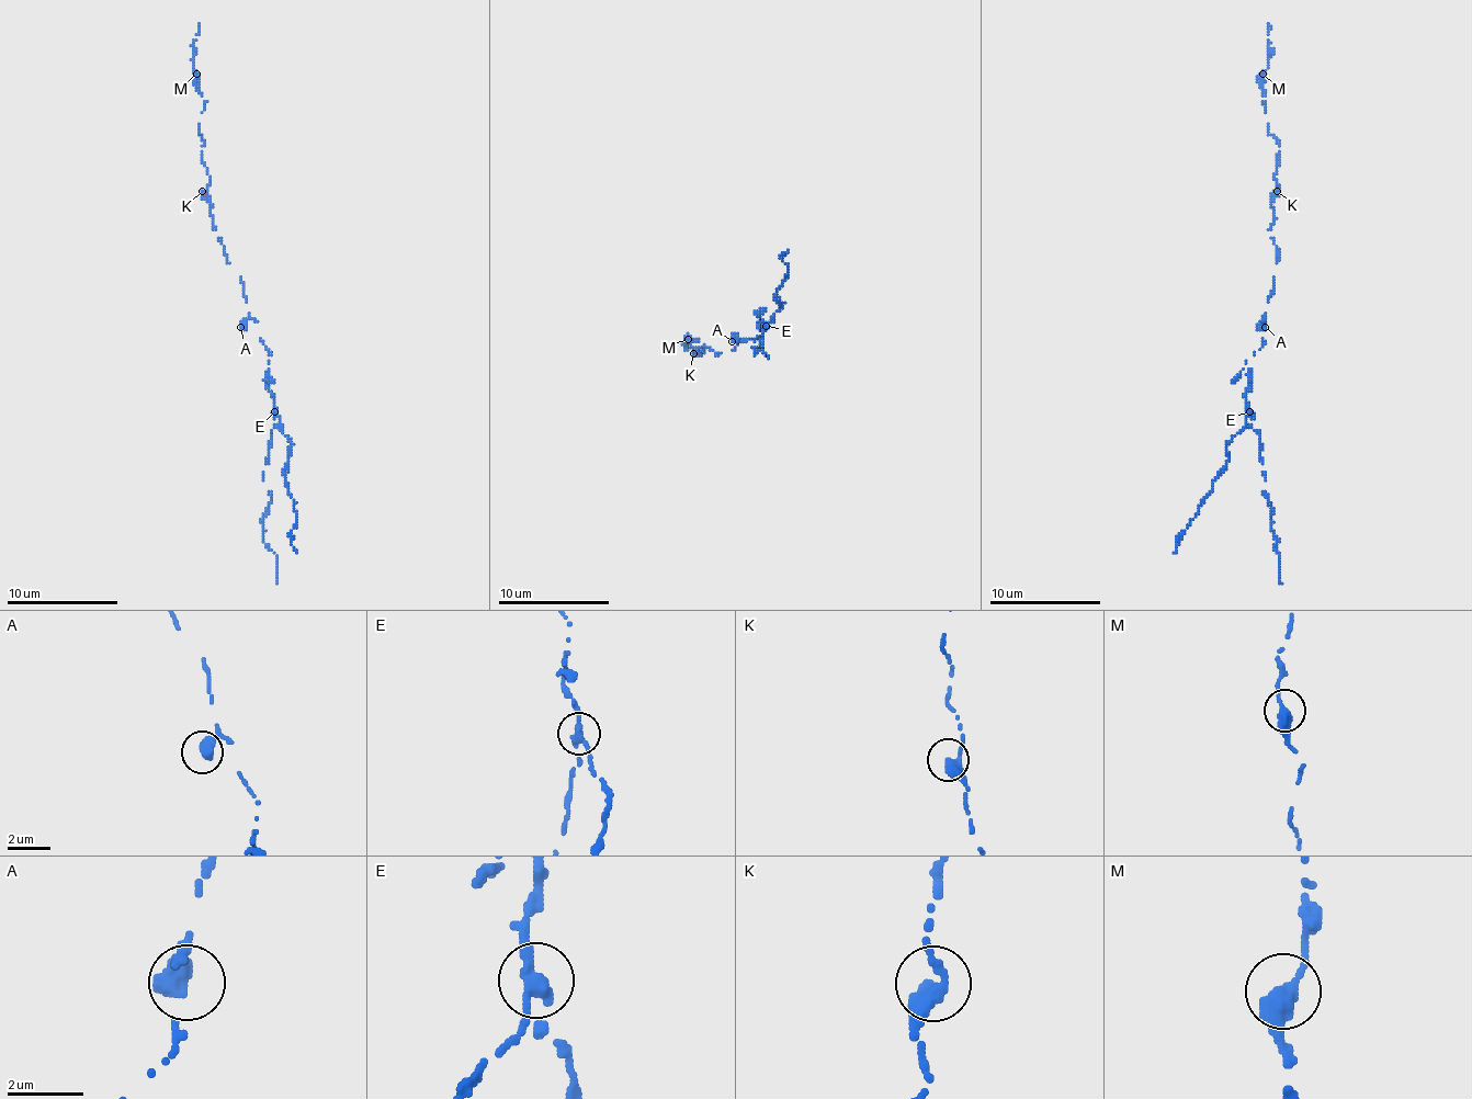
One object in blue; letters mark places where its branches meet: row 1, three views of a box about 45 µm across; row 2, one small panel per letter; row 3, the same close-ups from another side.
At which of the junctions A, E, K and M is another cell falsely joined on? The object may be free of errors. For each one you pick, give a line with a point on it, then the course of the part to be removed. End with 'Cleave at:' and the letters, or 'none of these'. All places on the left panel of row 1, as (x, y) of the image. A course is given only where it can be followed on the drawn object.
E: place (274, 411); course (274, 410), (274, 428), (263, 472), (271, 497), (263, 519), (263, 542), (276, 555), (276, 584)
Cleave at: E

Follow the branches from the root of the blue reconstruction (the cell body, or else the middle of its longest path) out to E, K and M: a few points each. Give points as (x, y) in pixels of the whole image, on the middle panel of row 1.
E: (740, 341), (737, 339), (757, 339), (760, 323), (766, 325)
K: (740, 341), (735, 350), (715, 353), (710, 348), (704, 350), (699, 348), (693, 353)
M: (740, 341), (735, 350), (715, 353), (701, 348), (701, 353), (693, 355), (690, 344), (695, 339), (688, 339)

